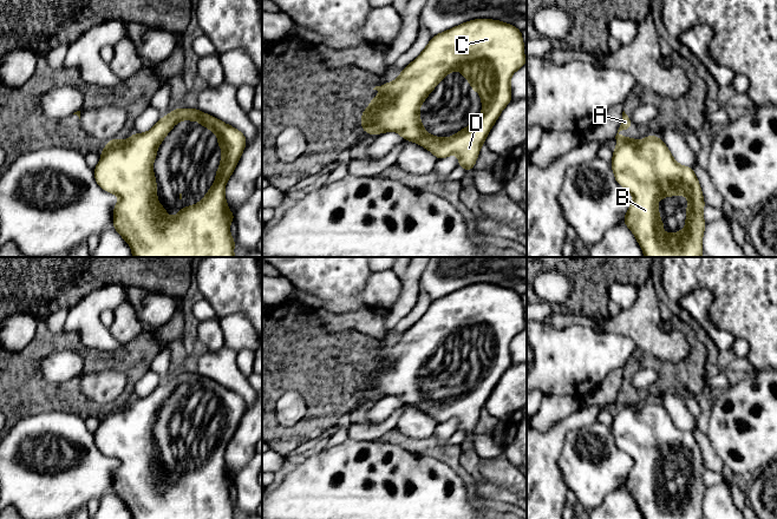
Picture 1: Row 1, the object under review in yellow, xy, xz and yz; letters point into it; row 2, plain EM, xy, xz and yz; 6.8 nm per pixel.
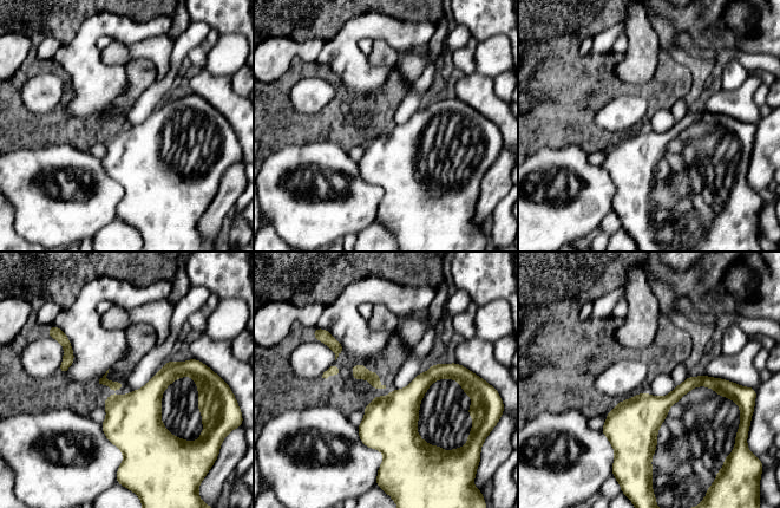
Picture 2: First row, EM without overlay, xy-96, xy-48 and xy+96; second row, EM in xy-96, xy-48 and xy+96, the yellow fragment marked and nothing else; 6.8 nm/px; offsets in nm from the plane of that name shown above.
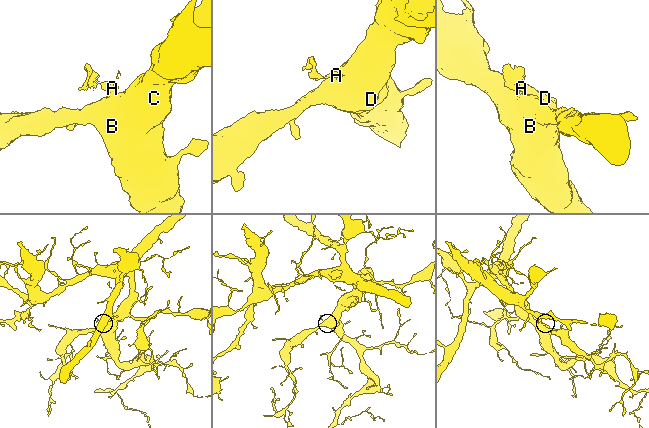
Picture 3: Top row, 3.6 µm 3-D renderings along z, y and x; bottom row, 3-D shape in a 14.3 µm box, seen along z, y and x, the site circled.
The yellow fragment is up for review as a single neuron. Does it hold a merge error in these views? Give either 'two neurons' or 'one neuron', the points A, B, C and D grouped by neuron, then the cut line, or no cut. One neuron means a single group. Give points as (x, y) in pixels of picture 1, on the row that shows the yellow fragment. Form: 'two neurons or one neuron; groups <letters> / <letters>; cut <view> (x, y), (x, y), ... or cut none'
two neurons; groups A / B C D; cut yz (641, 140), (618, 142)

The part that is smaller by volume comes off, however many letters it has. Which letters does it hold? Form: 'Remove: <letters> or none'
Remove: A

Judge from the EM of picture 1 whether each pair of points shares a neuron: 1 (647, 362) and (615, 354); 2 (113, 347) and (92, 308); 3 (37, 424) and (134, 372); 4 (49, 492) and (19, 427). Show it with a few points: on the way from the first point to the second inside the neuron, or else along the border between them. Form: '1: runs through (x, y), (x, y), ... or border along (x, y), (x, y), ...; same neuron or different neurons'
1: border along (637, 347), (622, 368); different neurons
2: runs through (104, 337), (92, 326), (92, 317); same neuron
3: border along (32, 414), (41, 412), (73, 412), (84, 419); different neurons
4: runs through (80, 471), (91, 448), (69, 426), (51, 426); same neuron

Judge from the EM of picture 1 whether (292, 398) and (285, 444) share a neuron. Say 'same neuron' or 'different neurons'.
different neurons

